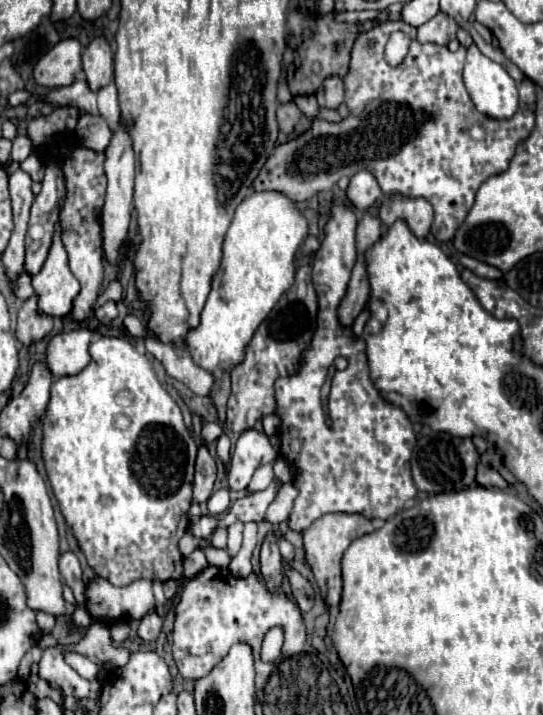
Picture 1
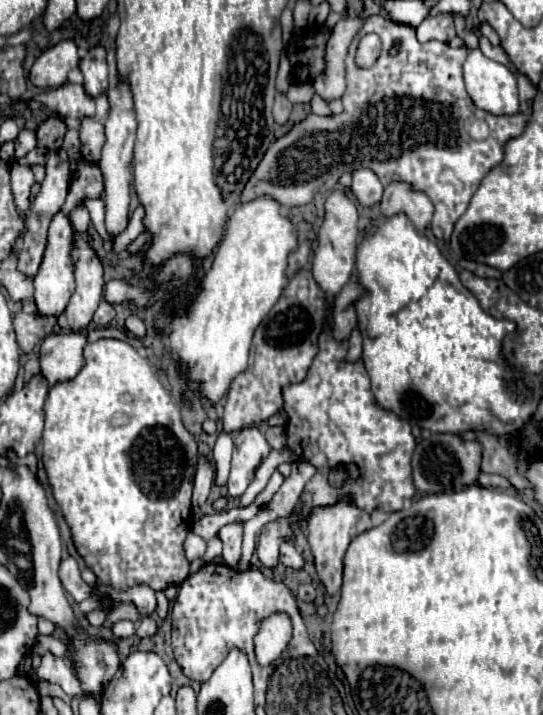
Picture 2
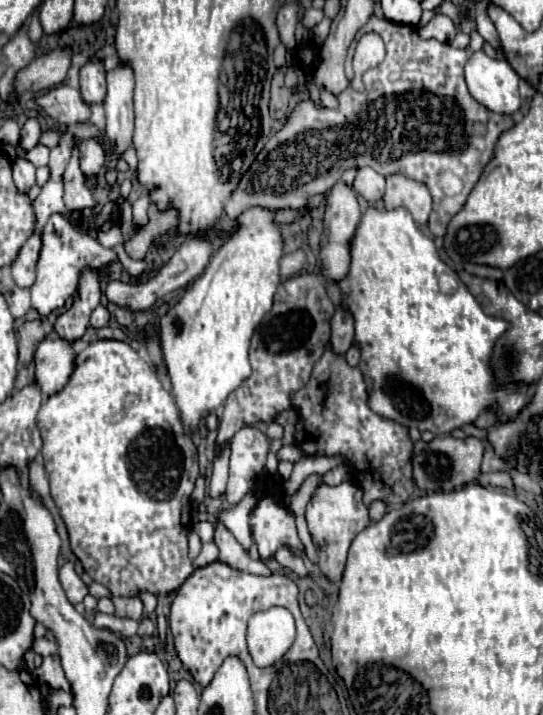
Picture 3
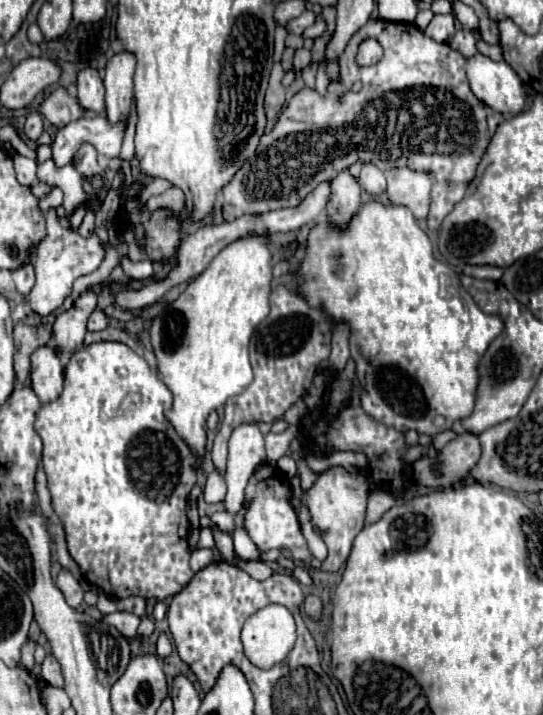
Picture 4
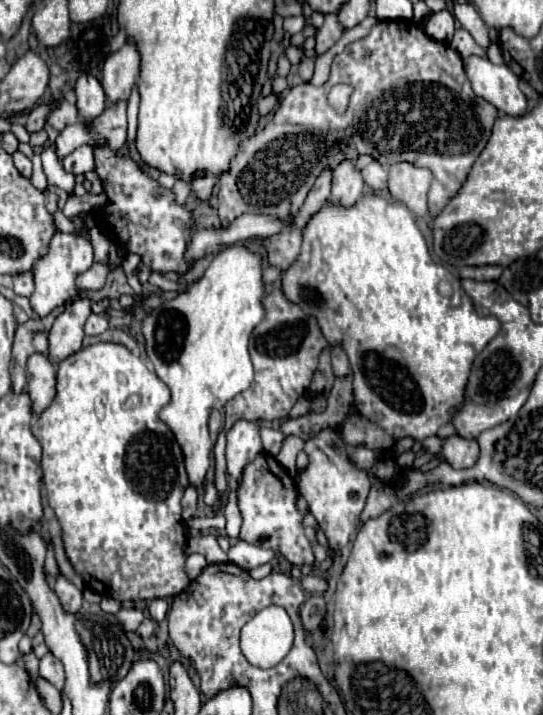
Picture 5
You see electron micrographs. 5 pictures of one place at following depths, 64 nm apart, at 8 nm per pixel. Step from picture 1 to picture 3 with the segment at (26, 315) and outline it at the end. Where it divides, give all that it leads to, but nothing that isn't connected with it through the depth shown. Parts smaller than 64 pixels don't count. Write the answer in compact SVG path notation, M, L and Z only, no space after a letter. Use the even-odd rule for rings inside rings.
M18 318L14 322L14 330L16 330L16 340L18 340L18 362L22 366L28 366L32 362L36 346L52 330L52 322L48 318L40 318L40 320Z

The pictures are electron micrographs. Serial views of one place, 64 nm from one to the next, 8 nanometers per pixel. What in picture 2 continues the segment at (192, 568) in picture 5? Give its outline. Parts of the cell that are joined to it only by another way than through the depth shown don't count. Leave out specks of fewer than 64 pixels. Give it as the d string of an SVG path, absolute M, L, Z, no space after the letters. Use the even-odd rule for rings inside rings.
M216 536L216 538L212 538L212 540L206 542L206 552L204 552L204 556L202 556L202 562L210 564L216 556L220 556L220 552L222 552L222 542L220 542L220 538Z

